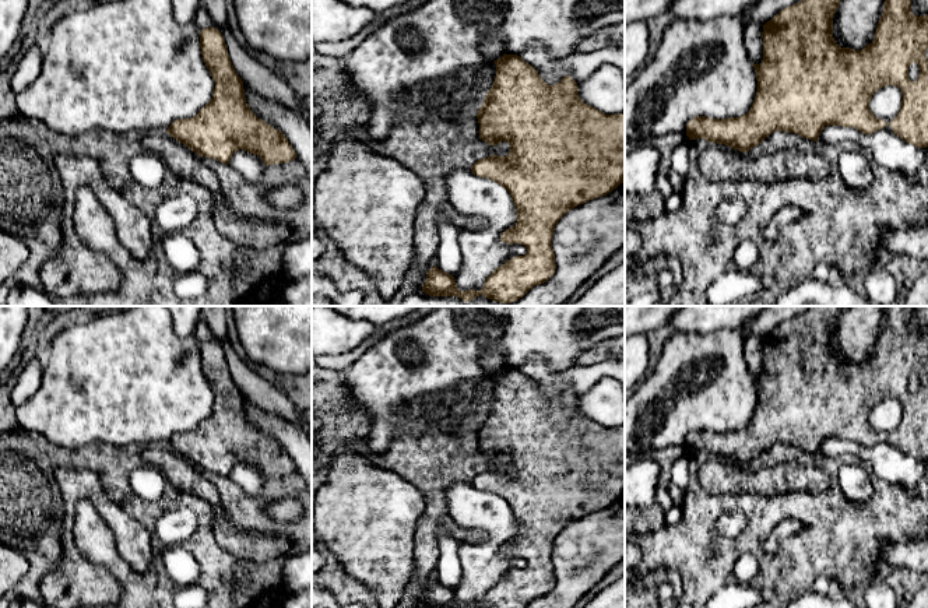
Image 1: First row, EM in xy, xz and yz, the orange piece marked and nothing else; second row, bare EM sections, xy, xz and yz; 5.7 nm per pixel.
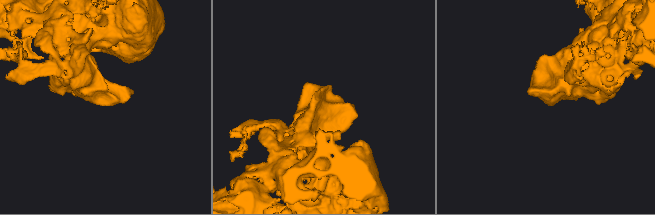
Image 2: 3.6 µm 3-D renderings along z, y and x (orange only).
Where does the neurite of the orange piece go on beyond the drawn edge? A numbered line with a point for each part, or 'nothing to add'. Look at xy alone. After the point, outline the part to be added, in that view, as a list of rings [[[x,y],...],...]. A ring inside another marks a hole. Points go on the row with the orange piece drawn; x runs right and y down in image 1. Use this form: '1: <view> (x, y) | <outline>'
nothing to add

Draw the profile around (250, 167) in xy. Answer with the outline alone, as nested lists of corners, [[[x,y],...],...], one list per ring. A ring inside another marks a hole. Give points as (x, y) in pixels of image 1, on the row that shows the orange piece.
[[[245,150],[236,151],[228,165],[249,183],[260,183],[267,168],[259,155],[250,154]]]

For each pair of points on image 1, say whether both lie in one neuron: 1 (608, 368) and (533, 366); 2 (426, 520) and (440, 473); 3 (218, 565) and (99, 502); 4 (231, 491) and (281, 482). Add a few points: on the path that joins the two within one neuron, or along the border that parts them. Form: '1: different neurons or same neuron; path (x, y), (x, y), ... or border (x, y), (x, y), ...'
1: same neuron; path (590, 375), (584, 378), (551, 378)
2: same neuron; path (435, 509), (435, 484)
3: different neurons; border (119, 503), (151, 536)
4: same neuron; path (243, 502), (262, 502), (269, 495)

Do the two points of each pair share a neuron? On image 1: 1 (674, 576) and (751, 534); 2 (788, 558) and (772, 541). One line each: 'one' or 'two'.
1: two
2: two

